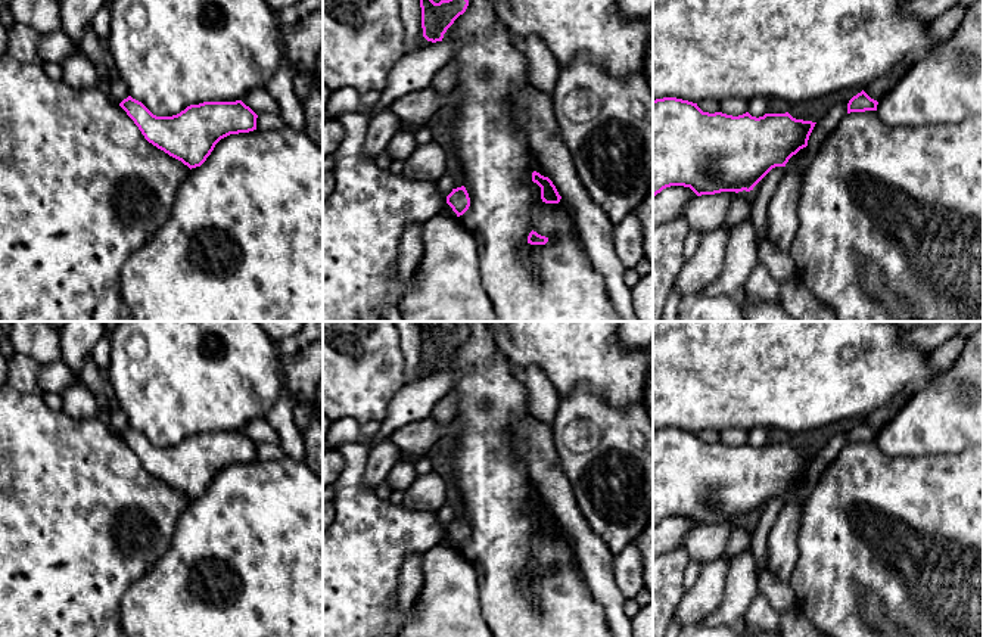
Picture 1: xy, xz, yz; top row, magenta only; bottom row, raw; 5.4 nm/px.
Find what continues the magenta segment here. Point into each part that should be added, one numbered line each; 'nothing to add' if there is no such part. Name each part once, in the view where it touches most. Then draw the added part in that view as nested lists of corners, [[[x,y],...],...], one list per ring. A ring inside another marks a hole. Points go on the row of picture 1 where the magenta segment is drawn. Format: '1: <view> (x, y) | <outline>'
nothing to add

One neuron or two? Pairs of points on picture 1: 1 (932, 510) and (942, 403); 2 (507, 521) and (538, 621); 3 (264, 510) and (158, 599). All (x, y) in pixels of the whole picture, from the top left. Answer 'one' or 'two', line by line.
1: two
2: one
3: one

